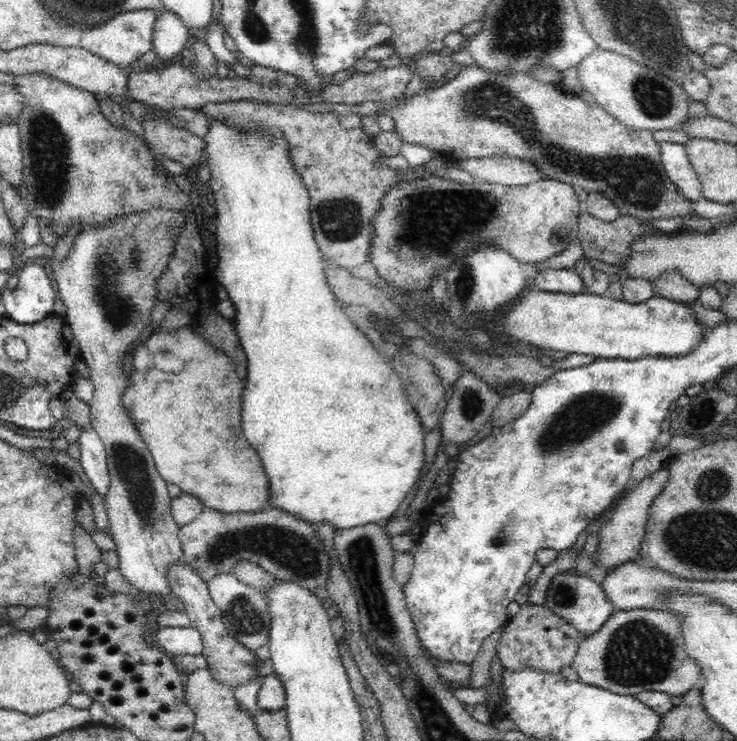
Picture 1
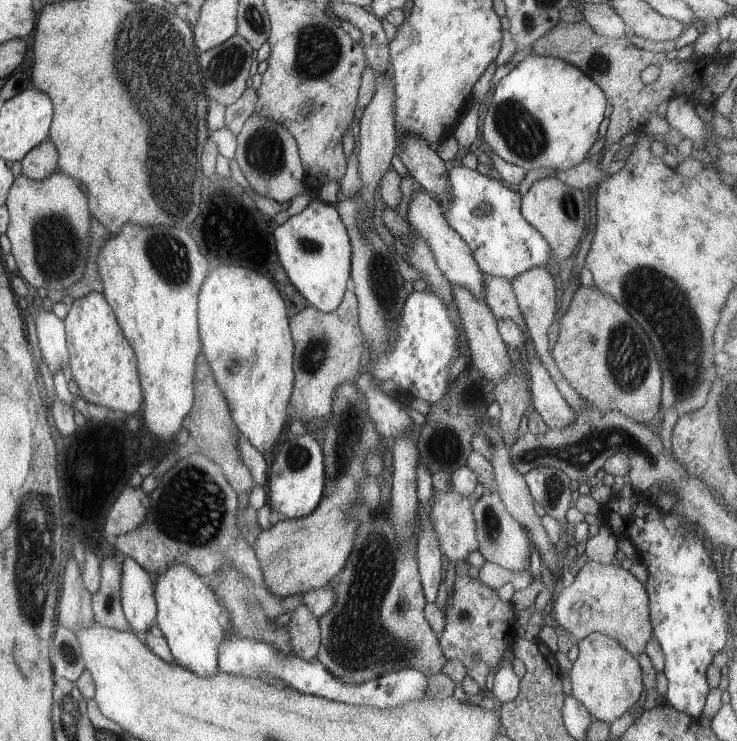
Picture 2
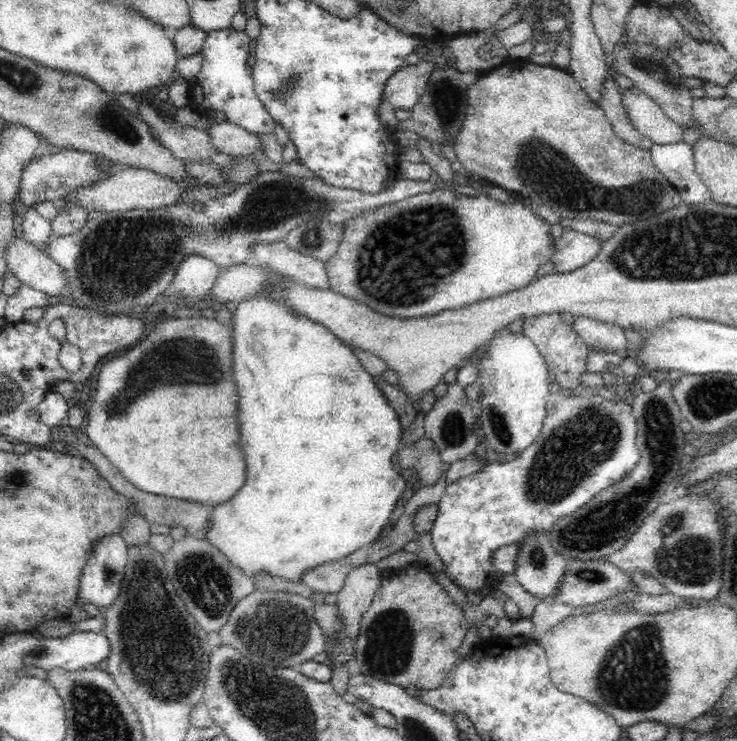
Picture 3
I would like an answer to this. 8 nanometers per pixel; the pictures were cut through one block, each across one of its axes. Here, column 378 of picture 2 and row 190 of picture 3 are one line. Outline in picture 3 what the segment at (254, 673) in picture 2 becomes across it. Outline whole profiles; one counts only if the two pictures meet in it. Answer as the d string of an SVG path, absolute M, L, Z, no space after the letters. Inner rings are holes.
M684 141L669 145L653 144L650 151L654 166L674 186L684 204L698 205L709 199L708 188L695 171L694 157L692 157L692 147L690 145L684 143Z

